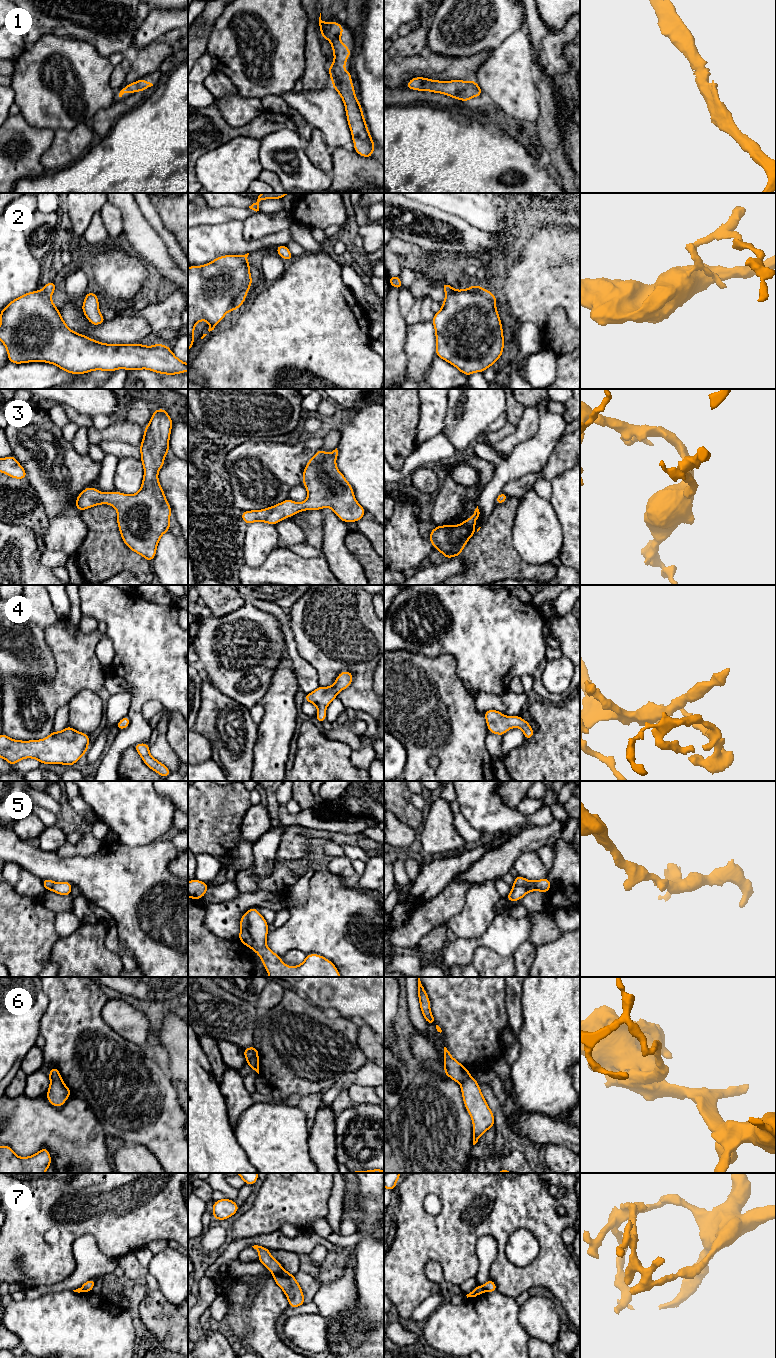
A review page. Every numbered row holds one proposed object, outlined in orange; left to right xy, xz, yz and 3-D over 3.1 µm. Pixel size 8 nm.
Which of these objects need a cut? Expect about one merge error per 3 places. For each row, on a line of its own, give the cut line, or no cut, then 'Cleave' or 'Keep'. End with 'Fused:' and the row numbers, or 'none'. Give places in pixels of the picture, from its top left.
1: No split. Keep
2: Split along xy (42, 290), (50, 296). Cleave
3: No split. Keep
4: No split. Keep
5: Split along xz (246, 912), (249, 933), (252, 938), (251, 947). Cleave
6: Split along xz (257, 1054), (247, 1060). Cleave
7: Split along xz (282, 1269), (273, 1275). Cleave
Fused: 2, 5, 6, 7

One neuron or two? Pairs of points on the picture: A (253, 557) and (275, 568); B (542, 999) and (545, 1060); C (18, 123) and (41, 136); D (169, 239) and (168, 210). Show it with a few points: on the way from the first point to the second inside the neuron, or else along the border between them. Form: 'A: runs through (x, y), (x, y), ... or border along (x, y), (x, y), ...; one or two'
A: border along (278, 546), (259, 566), (250, 567), (245, 564); two
B: runs through (545, 1014), (545, 1045); one
C: runs through (24, 129), (31, 136), (35, 136); one
D: border along (156, 210), (163, 225), (177, 241); two

